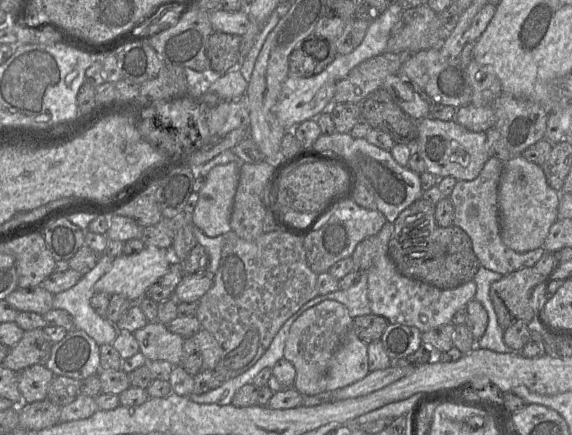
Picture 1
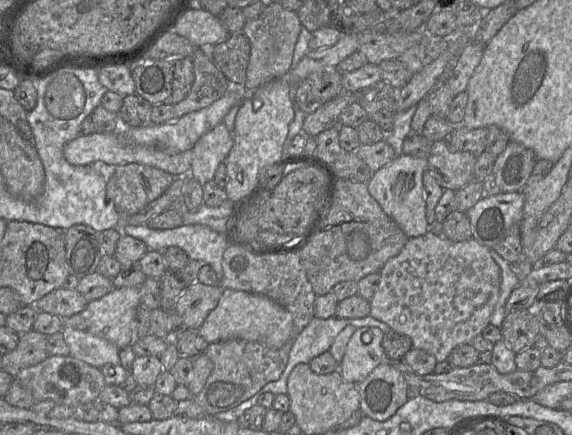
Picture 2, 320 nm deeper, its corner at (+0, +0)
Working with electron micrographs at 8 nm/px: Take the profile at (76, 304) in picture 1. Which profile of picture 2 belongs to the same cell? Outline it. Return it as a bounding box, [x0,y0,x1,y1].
[62,327,120,368]

